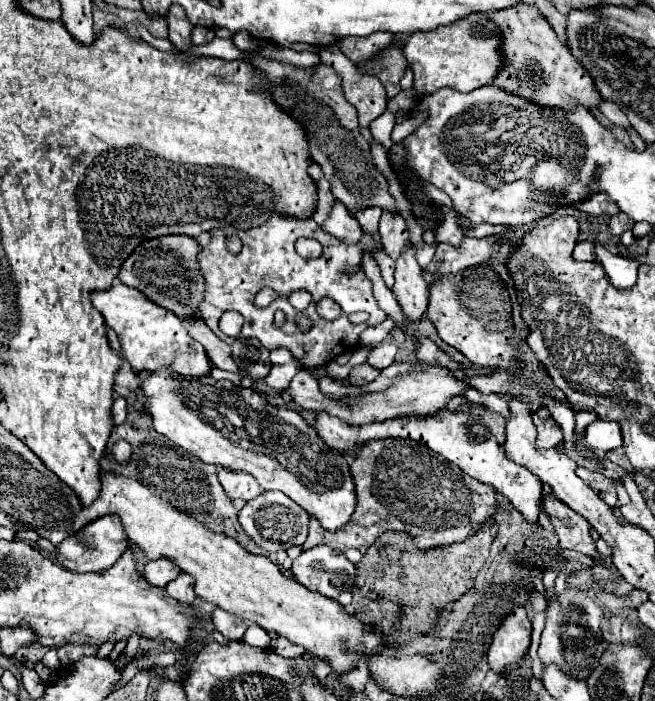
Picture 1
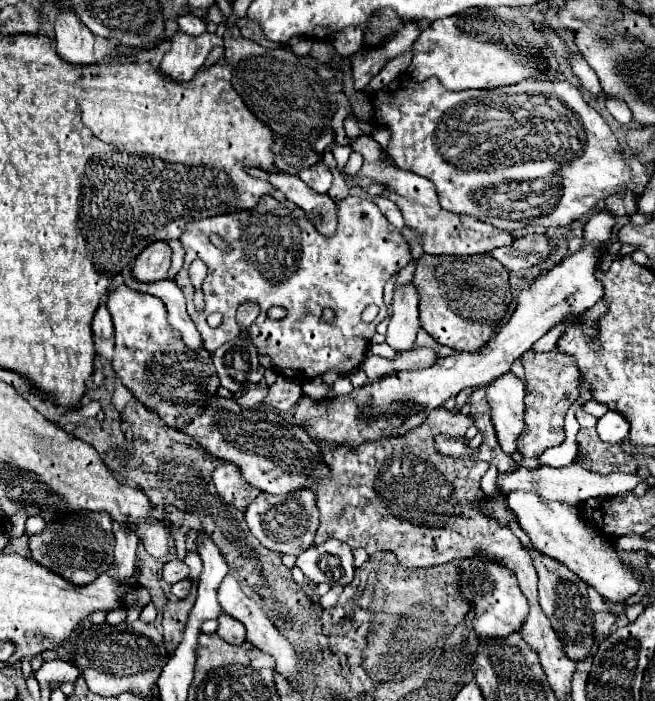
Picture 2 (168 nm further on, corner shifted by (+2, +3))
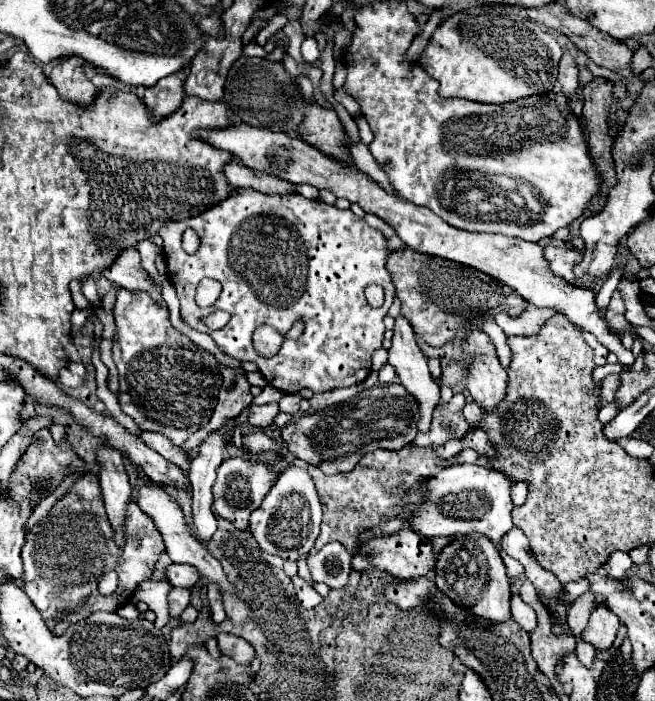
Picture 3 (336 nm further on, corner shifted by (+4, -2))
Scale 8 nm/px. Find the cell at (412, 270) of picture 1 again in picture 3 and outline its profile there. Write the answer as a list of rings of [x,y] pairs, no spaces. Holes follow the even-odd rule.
[[[398,317],[398,319],[396,319],[394,337],[392,337],[392,347],[390,347],[390,351],[388,351],[388,363],[396,369],[398,379],[400,379],[400,383],[406,387],[406,391],[412,393],[412,397],[416,397],[416,401],[418,401],[418,413],[420,413],[418,431],[422,431],[422,433],[430,431],[432,411],[434,411],[434,407],[436,407],[438,401],[440,401],[440,387],[438,387],[438,383],[430,377],[430,371],[428,371],[428,365],[426,365],[426,357],[422,355],[420,347],[416,345],[414,331],[412,331],[412,327],[408,325],[408,319],[404,319],[404,317]]]

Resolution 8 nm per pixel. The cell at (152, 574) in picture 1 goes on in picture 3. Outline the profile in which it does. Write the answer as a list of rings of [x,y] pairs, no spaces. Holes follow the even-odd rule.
[[[172,563],[166,571],[166,577],[172,581],[174,587],[186,587],[186,589],[198,585],[198,581],[200,581],[198,569],[192,567],[192,565],[186,565],[186,563],[184,565]]]

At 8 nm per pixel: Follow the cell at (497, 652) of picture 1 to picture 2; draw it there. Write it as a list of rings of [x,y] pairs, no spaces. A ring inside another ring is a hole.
[[[474,556],[474,558],[464,558],[458,562],[460,568],[464,568],[464,582],[462,582],[460,590],[462,590],[462,596],[468,598],[478,612],[478,616],[474,618],[474,628],[476,628],[478,636],[482,640],[506,638],[514,632],[520,632],[522,624],[526,622],[528,600],[520,592],[514,576],[510,572],[506,572],[506,568],[502,568],[494,562],[484,564],[484,560],[486,558]]]

